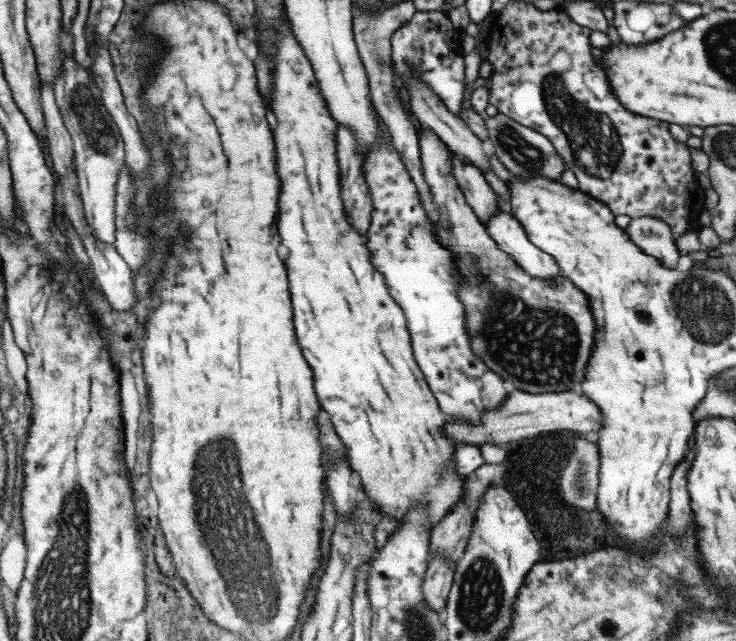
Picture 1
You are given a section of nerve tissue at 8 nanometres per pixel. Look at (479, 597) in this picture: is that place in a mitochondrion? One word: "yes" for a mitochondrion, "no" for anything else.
yes

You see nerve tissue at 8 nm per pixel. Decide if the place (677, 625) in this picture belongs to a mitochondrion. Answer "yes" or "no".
no

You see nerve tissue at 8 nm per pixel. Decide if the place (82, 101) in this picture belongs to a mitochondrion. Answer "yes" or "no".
yes

